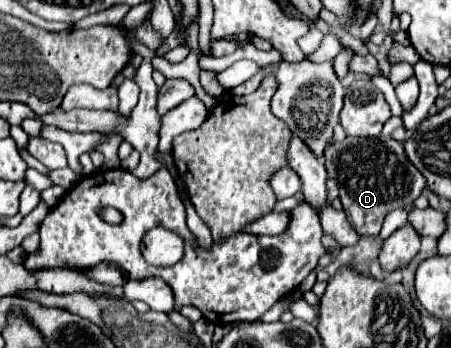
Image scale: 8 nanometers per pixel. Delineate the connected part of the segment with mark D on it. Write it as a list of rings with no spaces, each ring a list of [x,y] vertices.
[[[348,136],[340,144],[330,144],[326,148],[326,168],[328,178],[336,178],[340,182],[340,200],[348,222],[360,236],[378,236],[384,216],[396,208],[396,204],[412,204],[426,186],[426,178],[412,166],[412,162],[404,154],[404,146],[392,138],[352,138]]]

